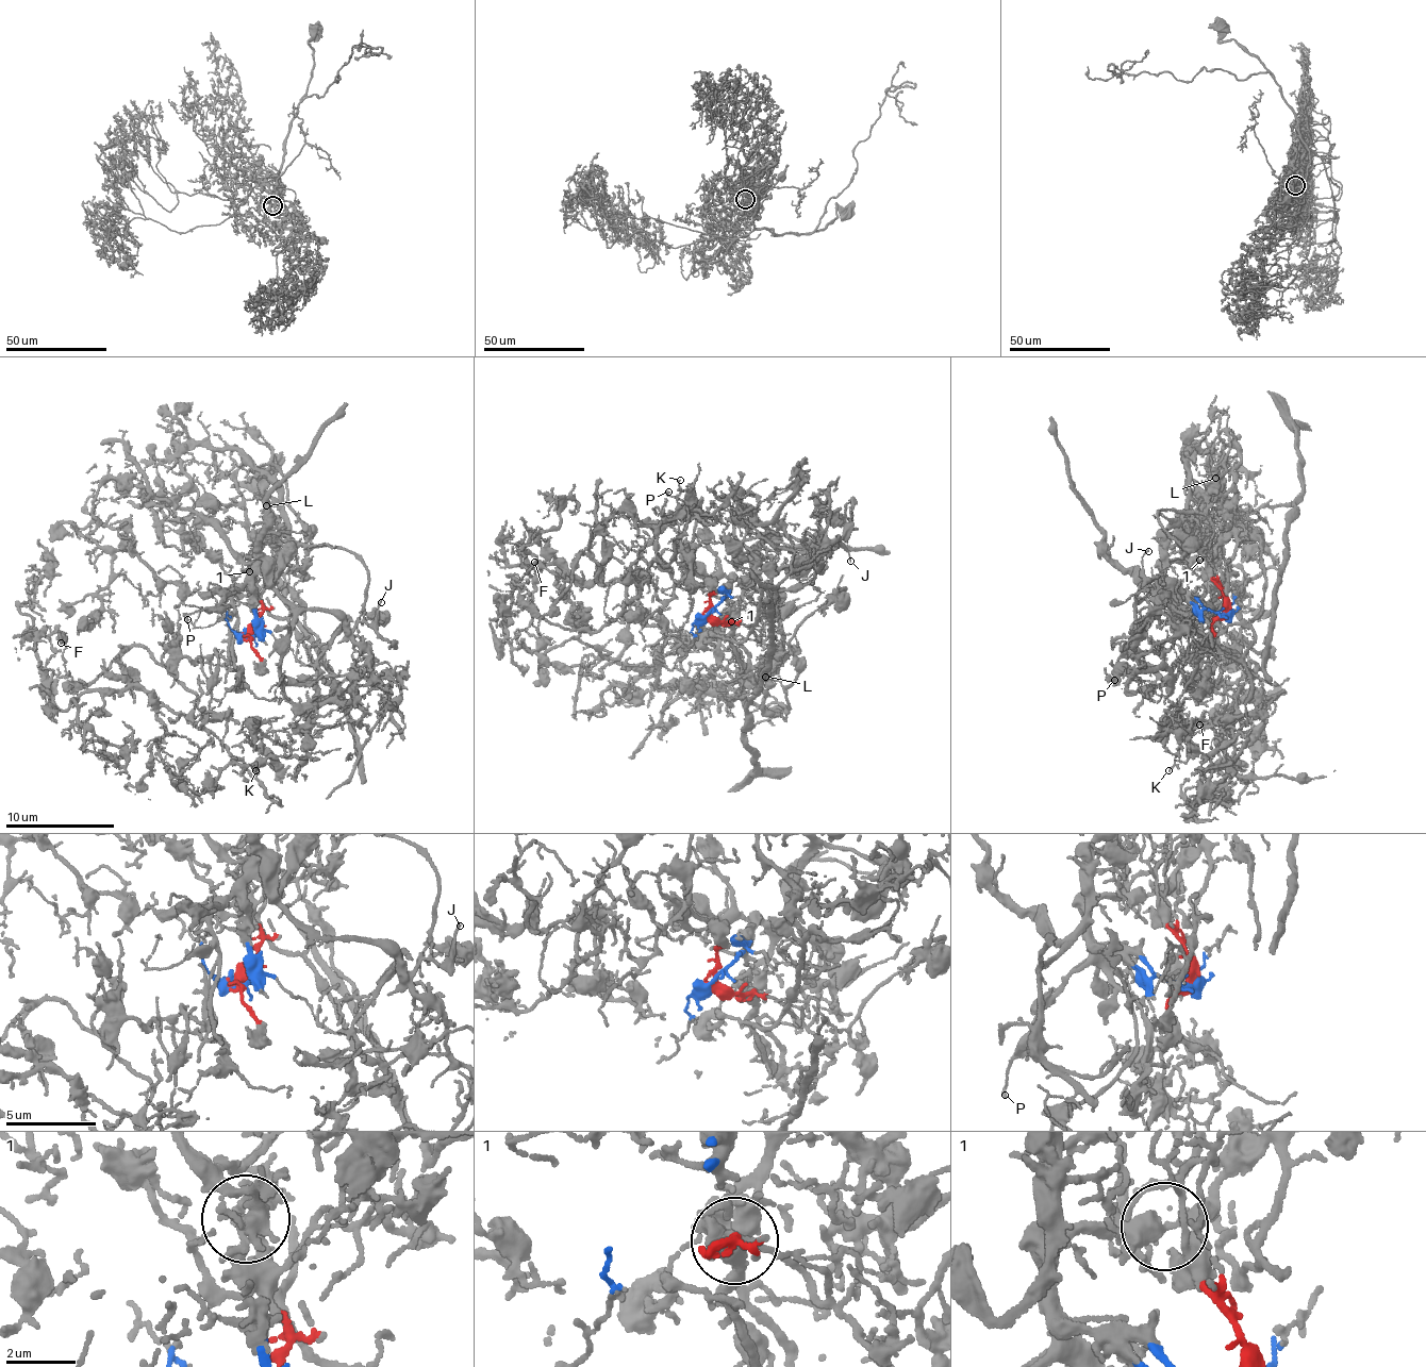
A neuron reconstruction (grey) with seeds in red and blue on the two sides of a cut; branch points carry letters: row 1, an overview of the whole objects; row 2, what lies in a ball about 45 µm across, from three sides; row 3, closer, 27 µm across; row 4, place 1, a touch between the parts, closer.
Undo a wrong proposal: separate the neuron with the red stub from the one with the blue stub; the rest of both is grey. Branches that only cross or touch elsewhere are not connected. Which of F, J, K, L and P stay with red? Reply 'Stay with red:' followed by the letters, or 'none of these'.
Stay with red: F, K, L

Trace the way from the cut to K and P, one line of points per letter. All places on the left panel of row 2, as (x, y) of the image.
K: (247, 636), (245, 570), (369, 734), (296, 722), (256, 769)
P: (247, 637), (258, 626), (251, 593), (245, 586), (228, 592), (225, 601), (185, 615), (187, 620)

